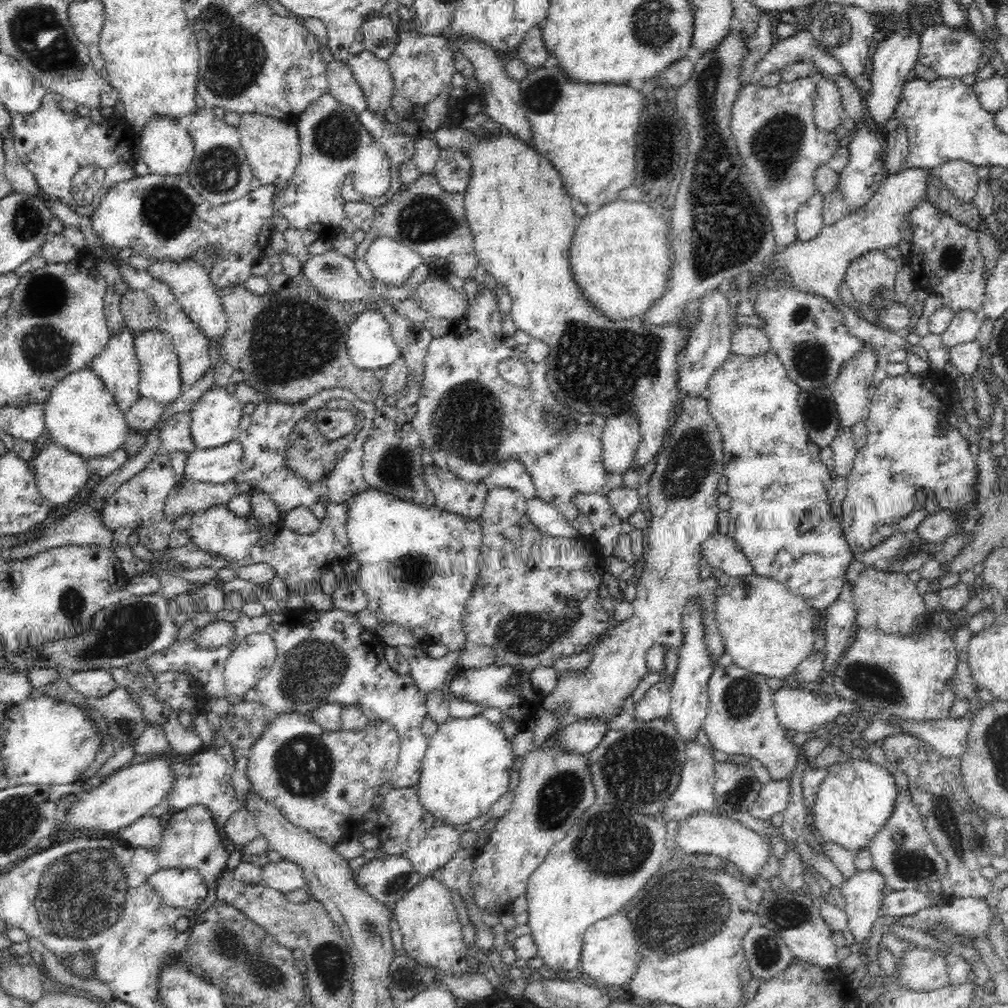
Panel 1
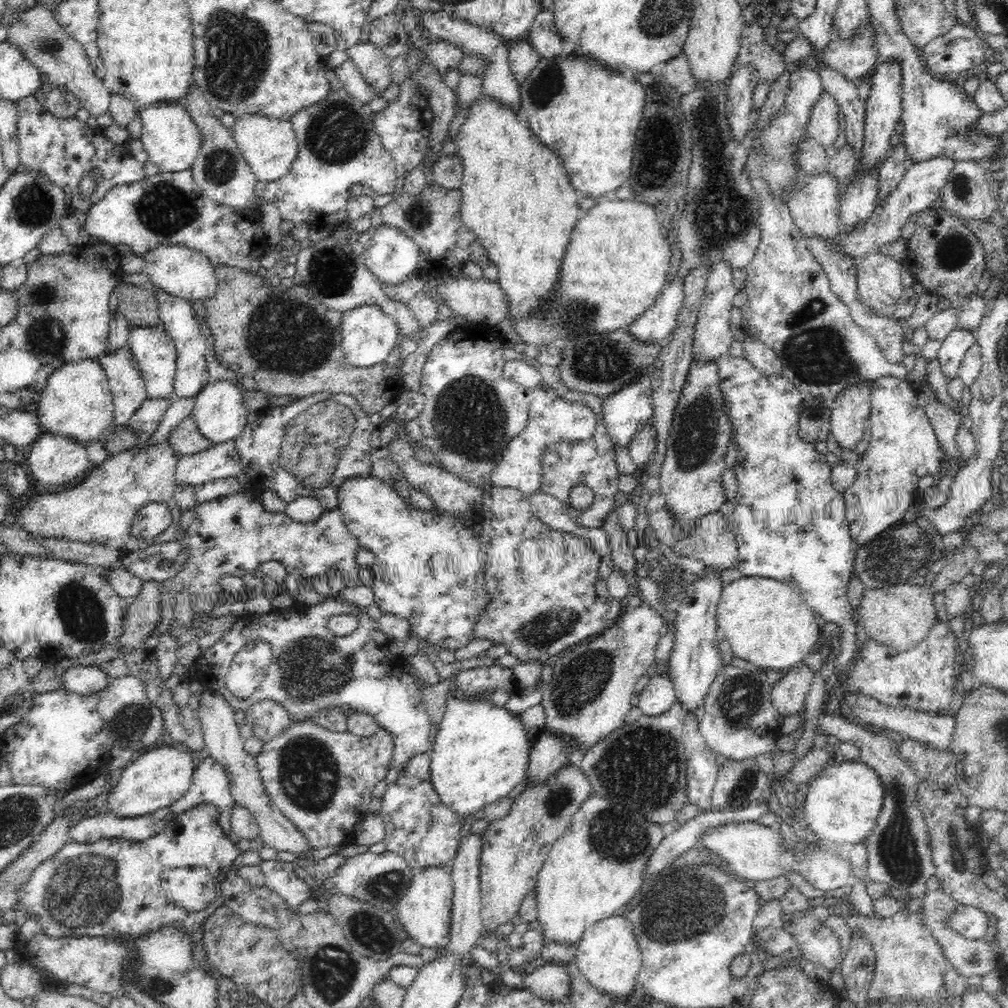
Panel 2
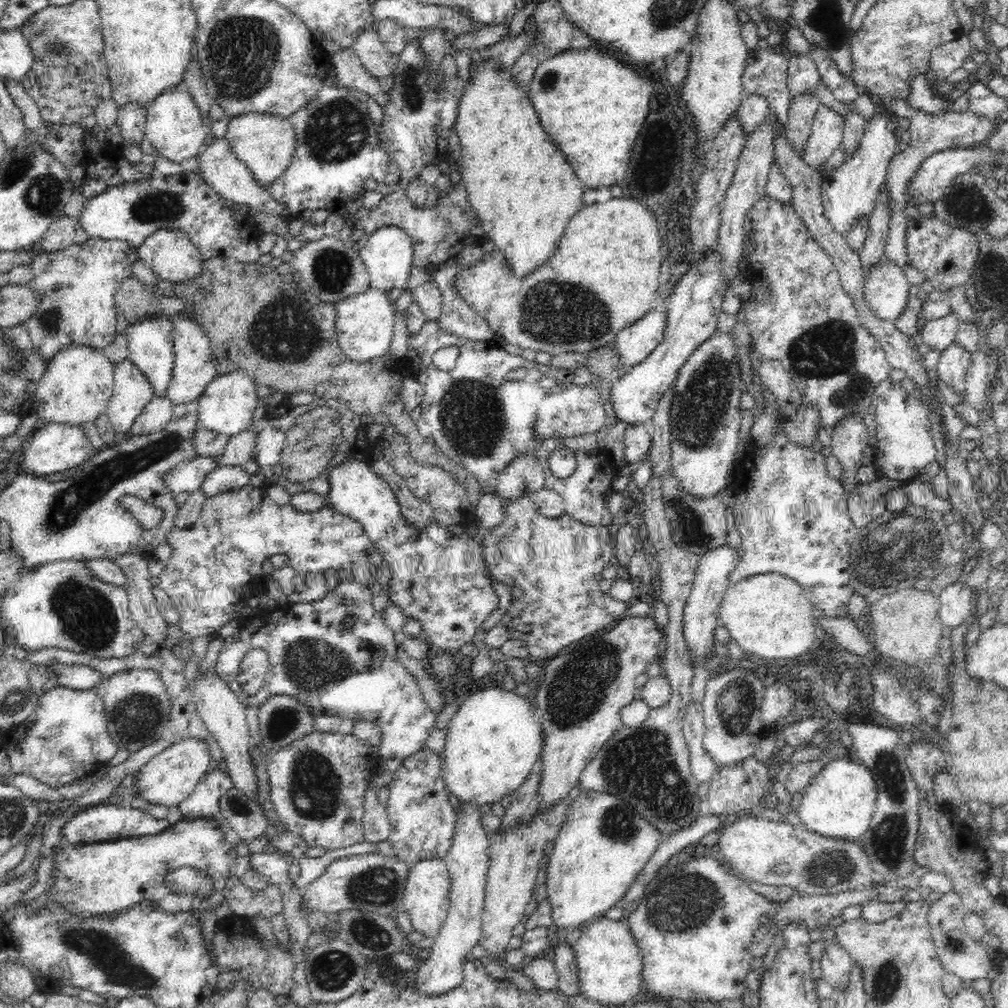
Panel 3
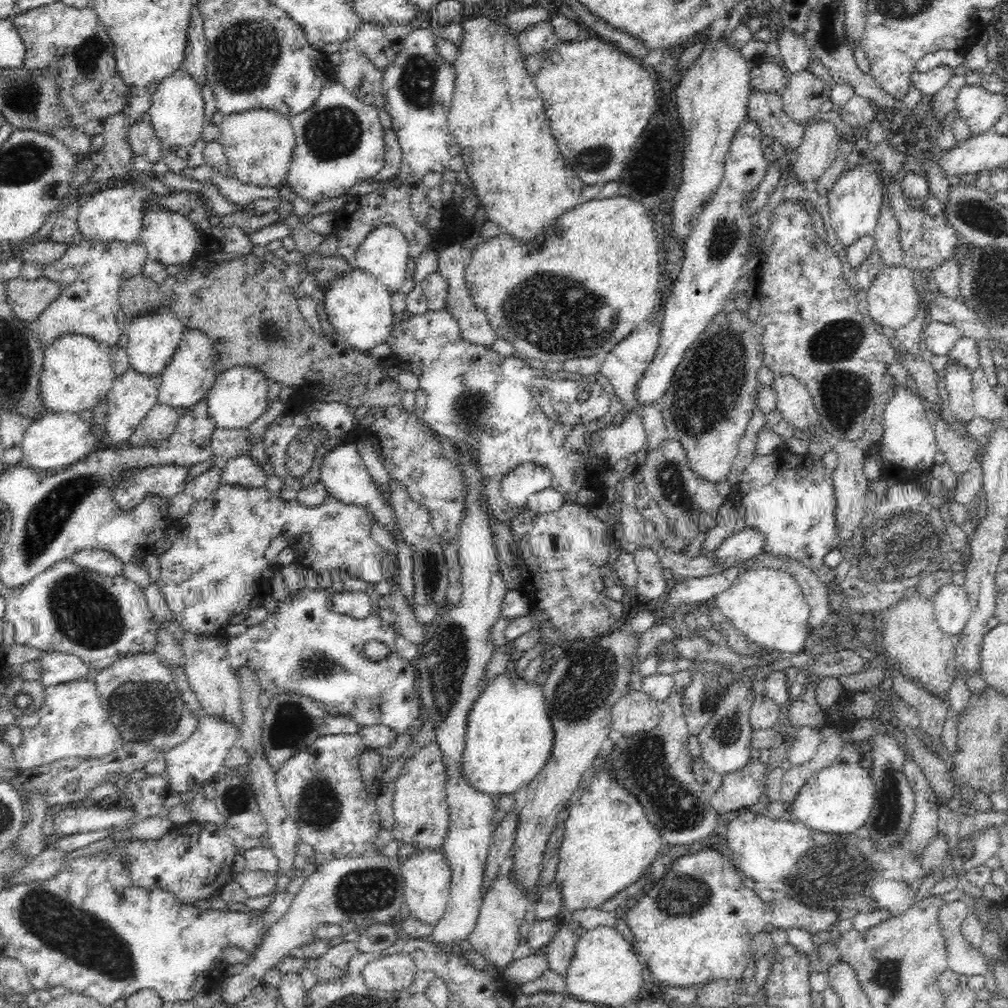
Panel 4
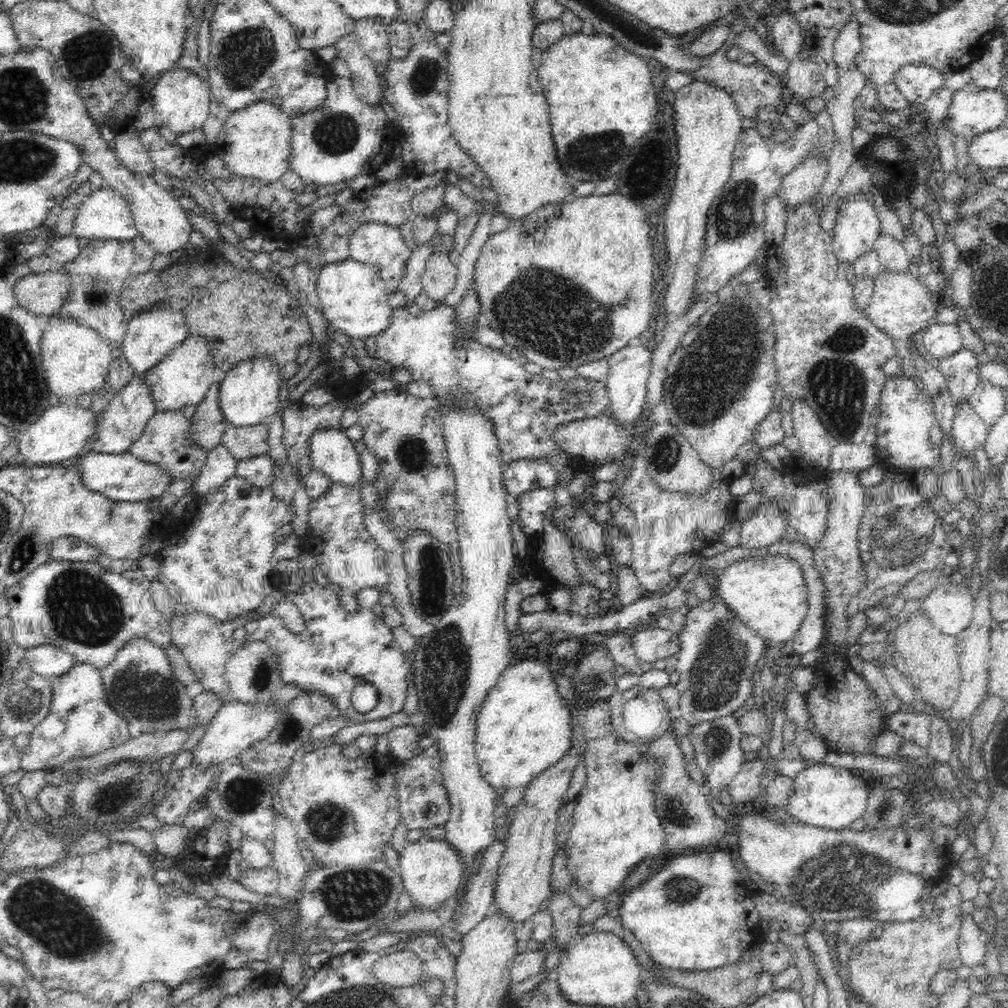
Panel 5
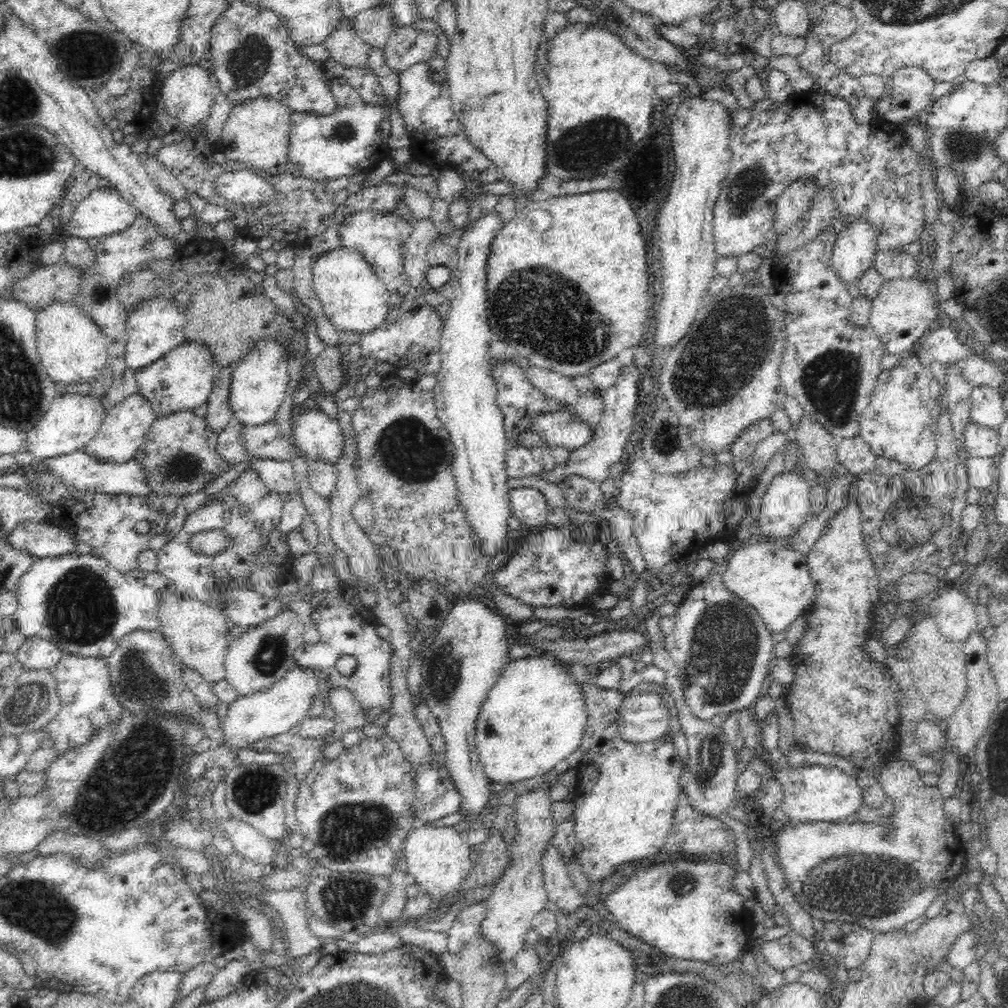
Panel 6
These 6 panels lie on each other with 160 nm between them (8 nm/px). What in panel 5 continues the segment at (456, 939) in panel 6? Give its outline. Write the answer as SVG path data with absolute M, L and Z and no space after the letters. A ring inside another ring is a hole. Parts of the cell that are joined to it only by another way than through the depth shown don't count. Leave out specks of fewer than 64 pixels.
M496 841L483 852L479 871L472 876L463 900L453 913L451 928L454 932L468 934L482 918L494 912L494 889L499 862L506 848L505 841Z

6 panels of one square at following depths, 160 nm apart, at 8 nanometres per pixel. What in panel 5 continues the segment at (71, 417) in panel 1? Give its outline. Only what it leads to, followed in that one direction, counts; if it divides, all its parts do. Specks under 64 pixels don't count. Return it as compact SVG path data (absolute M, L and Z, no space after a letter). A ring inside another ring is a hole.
M53 314L47 317L43 331L40 341L41 359L46 385L53 398L74 402L72 398L76 398L79 394L92 395L108 385L106 380L110 363L113 361L110 355L113 348L103 341L95 330L72 318Z

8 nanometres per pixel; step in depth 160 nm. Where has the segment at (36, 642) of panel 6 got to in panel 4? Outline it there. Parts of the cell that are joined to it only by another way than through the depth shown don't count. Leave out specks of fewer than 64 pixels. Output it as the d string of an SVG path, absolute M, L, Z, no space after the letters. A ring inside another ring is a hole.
M58 651L44 653L38 661L41 668L40 681L46 687L84 677L92 678L96 672L77 656Z

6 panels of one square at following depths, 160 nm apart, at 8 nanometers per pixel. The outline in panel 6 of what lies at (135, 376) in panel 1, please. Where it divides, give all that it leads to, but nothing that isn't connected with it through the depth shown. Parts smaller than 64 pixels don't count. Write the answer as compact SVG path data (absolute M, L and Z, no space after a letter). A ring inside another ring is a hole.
M130 394L105 412L96 436L86 444L83 451L97 460L128 462L135 458L136 452L144 444L146 433L156 417L152 405L141 394Z

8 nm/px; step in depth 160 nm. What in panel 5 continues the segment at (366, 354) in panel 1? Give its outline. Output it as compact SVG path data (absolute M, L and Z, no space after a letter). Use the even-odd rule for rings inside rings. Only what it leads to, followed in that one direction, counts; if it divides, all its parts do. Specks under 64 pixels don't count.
M348 257L342 262L324 265L316 273L321 311L333 330L341 330L350 338L364 340L376 336L389 325L393 311L389 303L391 292L372 265Z

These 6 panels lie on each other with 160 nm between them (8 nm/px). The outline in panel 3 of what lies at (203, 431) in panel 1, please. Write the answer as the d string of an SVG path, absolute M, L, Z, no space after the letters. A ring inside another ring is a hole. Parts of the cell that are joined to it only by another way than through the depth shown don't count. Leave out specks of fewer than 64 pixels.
M244 371L219 374L206 386L202 396L196 401L200 426L229 437L251 428L254 422L252 420L254 410L256 410L259 400L256 385L254 379Z

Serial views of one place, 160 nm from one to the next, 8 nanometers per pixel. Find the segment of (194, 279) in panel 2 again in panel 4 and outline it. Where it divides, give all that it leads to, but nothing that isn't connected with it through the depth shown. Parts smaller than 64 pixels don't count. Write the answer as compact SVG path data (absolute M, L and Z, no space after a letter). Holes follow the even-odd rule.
M148 203L143 216L143 229L139 234L138 242L142 243L148 251L148 258L160 261L160 263L168 266L170 264L182 264L183 268L192 262L199 255L197 245L199 243L198 231L194 223L184 215L160 207L160 205L152 205Z

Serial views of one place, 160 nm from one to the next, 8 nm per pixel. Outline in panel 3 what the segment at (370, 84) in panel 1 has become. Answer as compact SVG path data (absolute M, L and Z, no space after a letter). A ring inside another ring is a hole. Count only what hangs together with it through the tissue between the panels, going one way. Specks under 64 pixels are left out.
M367 28L356 38L352 48L371 76L391 78L397 56L386 49L376 29Z

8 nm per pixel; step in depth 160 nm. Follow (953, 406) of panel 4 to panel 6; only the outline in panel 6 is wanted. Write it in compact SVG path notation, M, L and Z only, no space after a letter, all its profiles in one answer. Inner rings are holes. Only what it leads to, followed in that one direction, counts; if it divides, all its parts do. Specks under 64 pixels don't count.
M970 421L964 428L962 447L971 457L994 459L999 457L998 440L997 430Z

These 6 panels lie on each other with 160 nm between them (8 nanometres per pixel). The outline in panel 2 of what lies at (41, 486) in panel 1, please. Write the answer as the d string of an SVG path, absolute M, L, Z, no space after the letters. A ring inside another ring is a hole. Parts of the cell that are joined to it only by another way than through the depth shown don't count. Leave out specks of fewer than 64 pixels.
M43 432L40 436L28 447L26 452L26 462L28 464L29 474L40 484L44 486L63 486L63 484L71 483L76 478L85 478L88 470L92 467L87 446L82 443L72 441L70 437L64 437L60 434L52 432Z

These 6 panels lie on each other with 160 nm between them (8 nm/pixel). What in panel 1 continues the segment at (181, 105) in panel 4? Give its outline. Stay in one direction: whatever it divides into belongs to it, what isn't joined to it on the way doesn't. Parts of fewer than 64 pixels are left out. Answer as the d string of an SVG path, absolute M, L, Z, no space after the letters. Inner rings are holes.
M190 116L172 119L170 117L151 118L140 133L142 141L137 149L137 158L141 158L150 173L162 176L178 176L189 169L195 156L195 145L188 133Z

